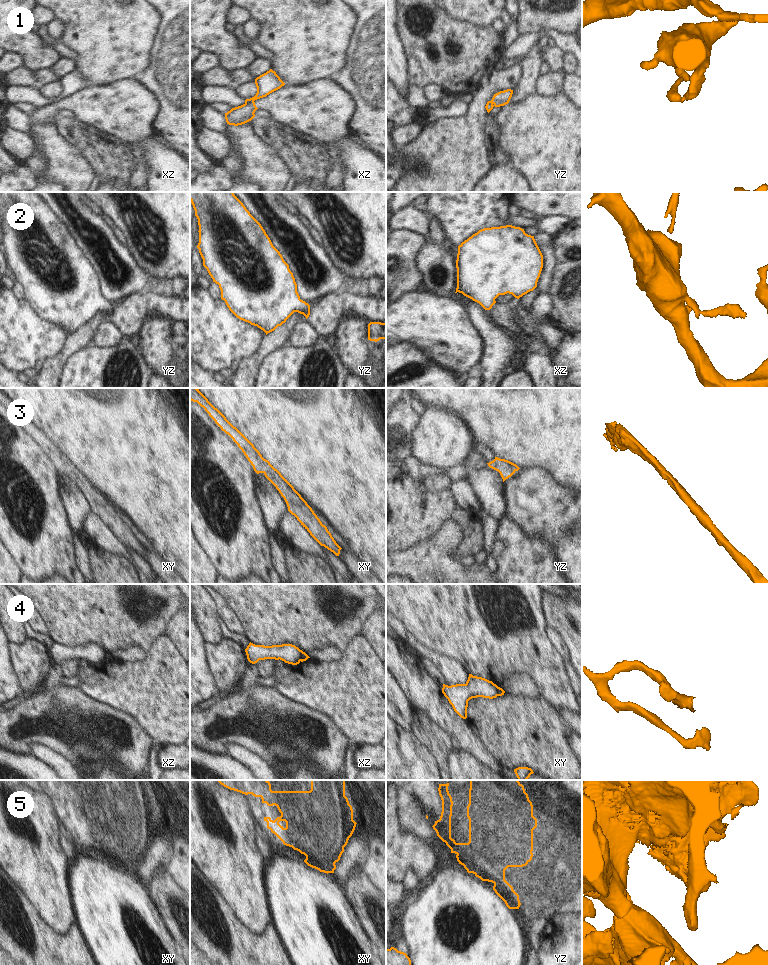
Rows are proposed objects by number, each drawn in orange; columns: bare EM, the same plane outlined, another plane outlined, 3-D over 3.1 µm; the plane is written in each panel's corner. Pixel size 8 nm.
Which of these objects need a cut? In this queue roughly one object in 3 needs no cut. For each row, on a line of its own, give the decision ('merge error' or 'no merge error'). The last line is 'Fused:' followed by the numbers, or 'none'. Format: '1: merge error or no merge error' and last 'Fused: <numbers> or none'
1: merge error
2: no merge error
3: no merge error
4: merge error
5: no merge error
Fused: 1, 4

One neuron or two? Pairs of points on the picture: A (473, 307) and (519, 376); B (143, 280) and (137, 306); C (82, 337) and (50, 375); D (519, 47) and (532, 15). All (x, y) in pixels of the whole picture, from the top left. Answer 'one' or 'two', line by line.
A: two
B: two
C: one
D: two

